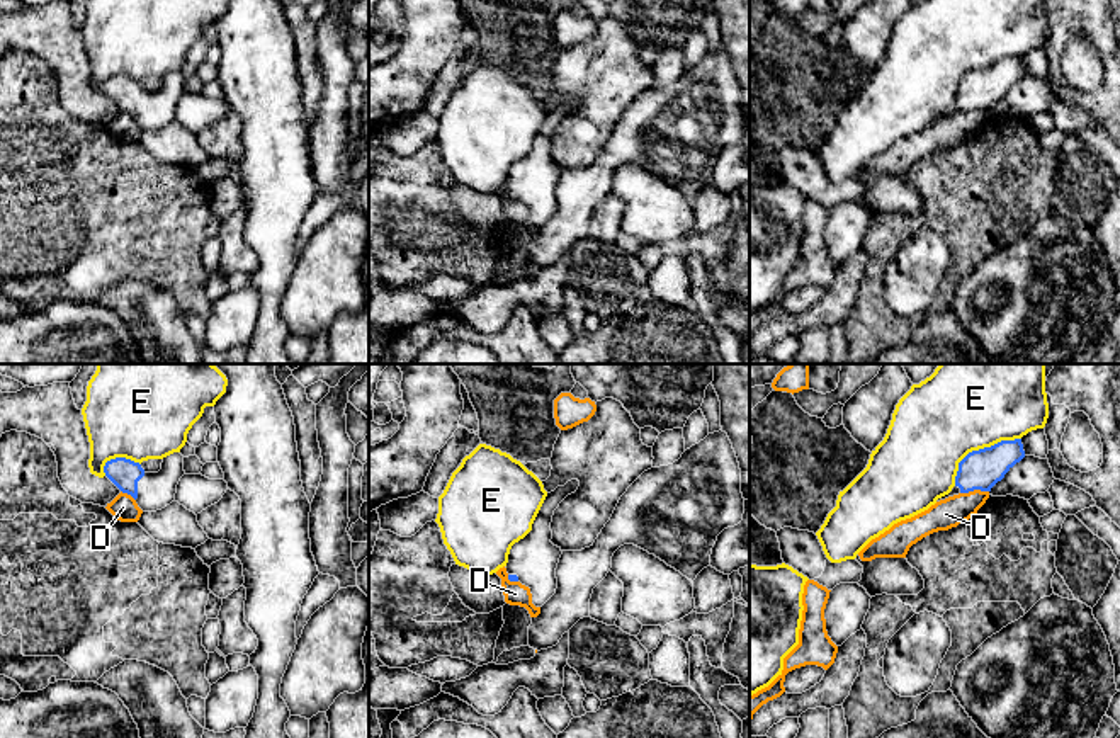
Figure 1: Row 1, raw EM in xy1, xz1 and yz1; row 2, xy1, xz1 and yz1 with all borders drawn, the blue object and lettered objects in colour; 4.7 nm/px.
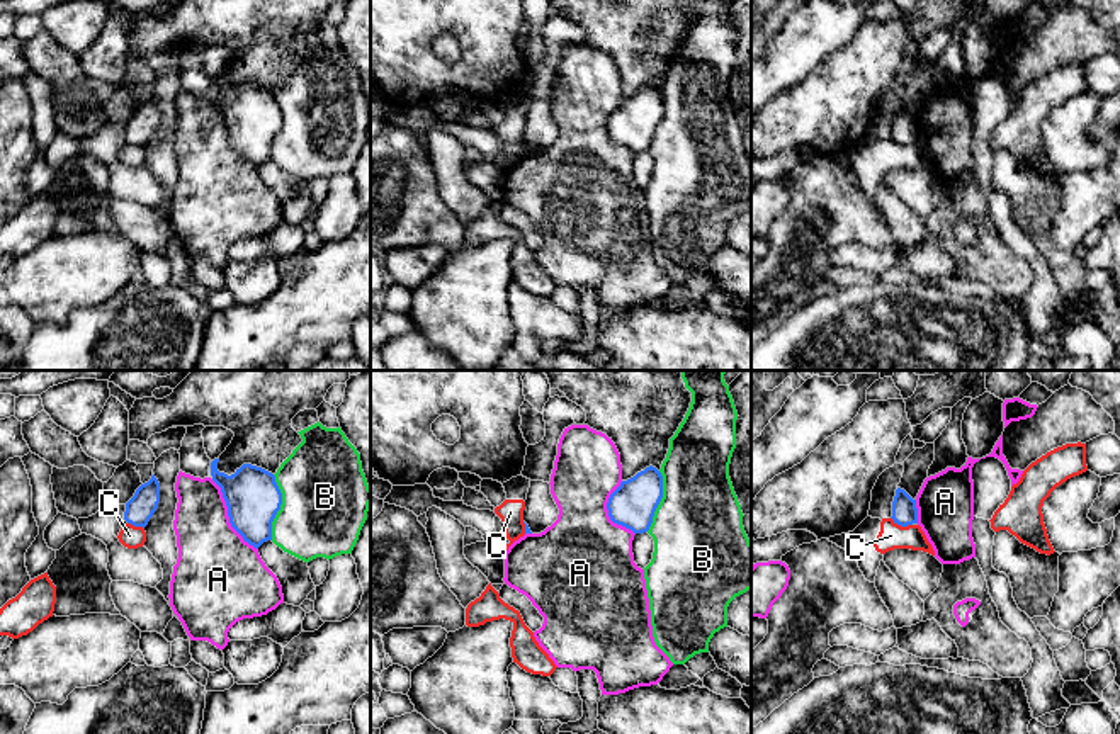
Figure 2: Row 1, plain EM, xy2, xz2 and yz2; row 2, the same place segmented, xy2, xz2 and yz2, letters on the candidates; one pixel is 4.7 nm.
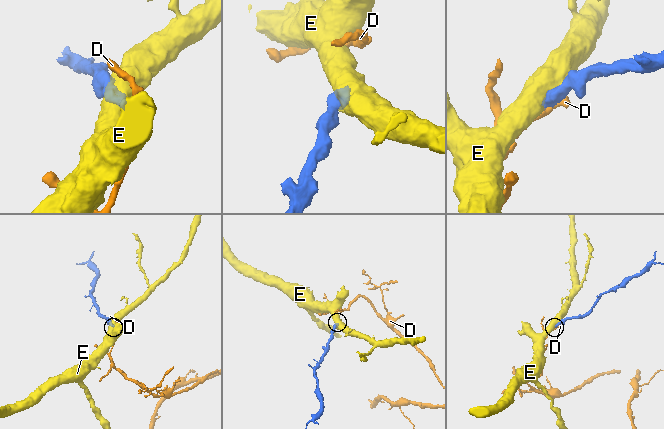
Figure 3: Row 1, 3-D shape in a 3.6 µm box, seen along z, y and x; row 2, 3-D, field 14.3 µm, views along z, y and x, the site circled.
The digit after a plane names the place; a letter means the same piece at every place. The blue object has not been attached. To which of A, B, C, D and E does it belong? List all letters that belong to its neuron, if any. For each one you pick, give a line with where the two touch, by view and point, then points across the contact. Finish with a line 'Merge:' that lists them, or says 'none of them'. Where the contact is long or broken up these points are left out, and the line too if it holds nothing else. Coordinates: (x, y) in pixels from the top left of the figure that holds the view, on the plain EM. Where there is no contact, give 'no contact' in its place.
Merge: none of them

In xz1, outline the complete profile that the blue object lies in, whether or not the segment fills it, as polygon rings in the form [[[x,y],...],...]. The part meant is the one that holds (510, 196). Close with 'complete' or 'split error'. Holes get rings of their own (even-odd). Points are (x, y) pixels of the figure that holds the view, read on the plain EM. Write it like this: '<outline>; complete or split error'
[[[571,99],[564,105],[557,105],[547,112],[532,143],[532,150],[510,168],[505,185],[508,199],[529,206],[535,226],[542,226],[556,213],[556,187],[563,170],[551,162],[551,141],[559,122],[574,112],[578,105],[580,100]]]; split error

